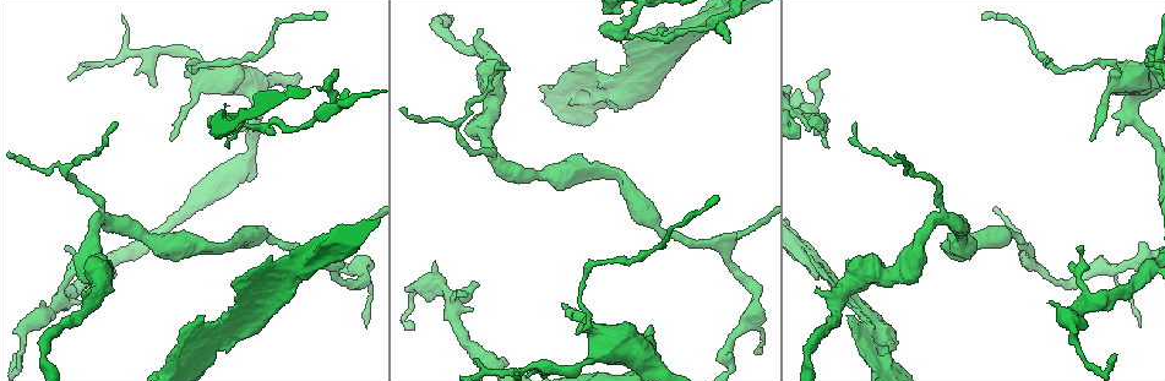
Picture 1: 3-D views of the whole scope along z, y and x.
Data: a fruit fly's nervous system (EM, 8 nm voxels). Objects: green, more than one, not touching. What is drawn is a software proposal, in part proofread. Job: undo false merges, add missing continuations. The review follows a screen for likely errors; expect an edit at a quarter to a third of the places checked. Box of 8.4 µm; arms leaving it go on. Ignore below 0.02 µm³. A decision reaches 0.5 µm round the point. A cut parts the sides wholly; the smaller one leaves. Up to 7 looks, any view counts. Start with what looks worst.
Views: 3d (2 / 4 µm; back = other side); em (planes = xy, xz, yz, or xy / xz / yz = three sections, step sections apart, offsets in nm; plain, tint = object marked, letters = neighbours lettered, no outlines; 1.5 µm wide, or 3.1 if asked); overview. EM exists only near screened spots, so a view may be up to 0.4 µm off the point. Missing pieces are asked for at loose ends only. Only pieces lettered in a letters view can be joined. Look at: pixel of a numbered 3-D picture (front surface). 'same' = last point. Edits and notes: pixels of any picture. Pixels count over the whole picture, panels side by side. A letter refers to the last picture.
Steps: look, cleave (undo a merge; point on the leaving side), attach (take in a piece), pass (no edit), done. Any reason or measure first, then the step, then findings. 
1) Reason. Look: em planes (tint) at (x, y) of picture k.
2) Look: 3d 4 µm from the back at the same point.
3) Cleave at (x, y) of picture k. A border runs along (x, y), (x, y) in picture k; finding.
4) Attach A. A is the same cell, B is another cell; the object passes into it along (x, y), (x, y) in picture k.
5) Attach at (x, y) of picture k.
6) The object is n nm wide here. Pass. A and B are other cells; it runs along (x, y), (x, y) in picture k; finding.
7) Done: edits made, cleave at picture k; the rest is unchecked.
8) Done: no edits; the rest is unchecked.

Abrupt turn. Look: em xy step 8 (tint) at (626, 37) of picture 1.

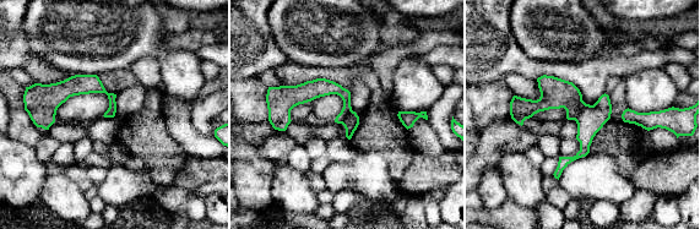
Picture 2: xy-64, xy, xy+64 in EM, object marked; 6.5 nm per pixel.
Look: em xy step 8 (letters) at the same point.

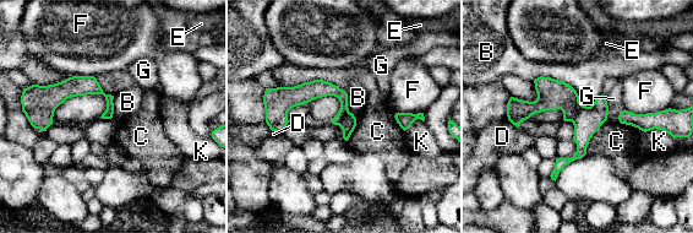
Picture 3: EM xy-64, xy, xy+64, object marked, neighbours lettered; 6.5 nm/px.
The object is 120 nm wide here; the longest contact is with B, 340 nm. Cleave at (552, 95) of picture 3. B, C, D, E, F, G and K are other cells; a second neuron is stuck on.

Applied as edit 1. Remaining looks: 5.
A fork. Look: 3d 4 µm at (619, 95) of picture 1.

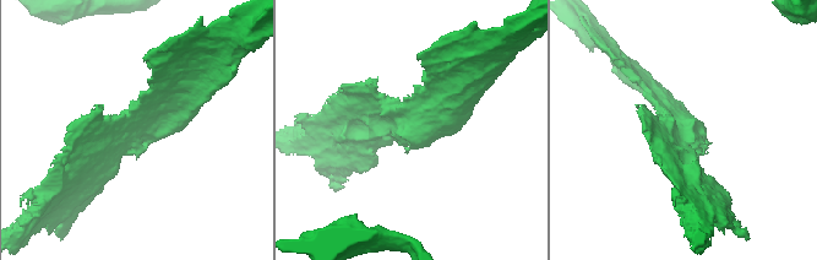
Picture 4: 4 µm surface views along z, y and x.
Look: em planes (letters) at (137, 130) of picture 4.

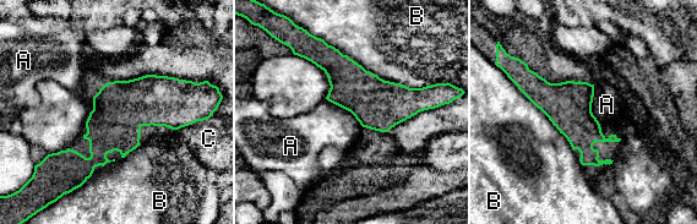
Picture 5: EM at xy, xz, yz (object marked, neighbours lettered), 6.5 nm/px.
Pass. A, B and C are other cells; it runs along (202, 103), (146, 103), (90, 159), (70, 152) in picture 5; one neuron here.

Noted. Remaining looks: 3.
Narrows sharply. Look: 3d 4 µm at (149, 237) of picture 1.

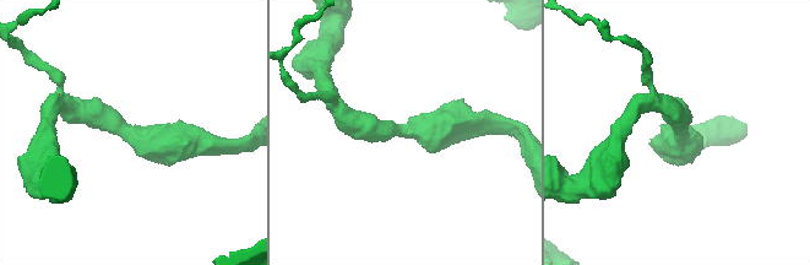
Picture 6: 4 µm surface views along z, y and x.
Look: em planes (letters) at (401, 130) of picture 6.

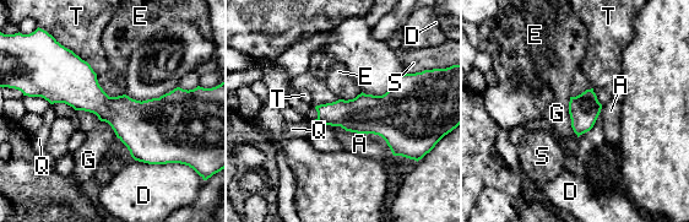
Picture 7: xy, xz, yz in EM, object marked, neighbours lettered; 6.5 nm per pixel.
The object is 200 nm wide here. Pass. A, D, E, G, Q, S and T are other cells; a border runs along (569, 97), (570, 126), (578, 136) in picture 7; continuous, no second neuron.

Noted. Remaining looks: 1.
Done: edits made, cleave at picture 3; the rest is unchecked.

